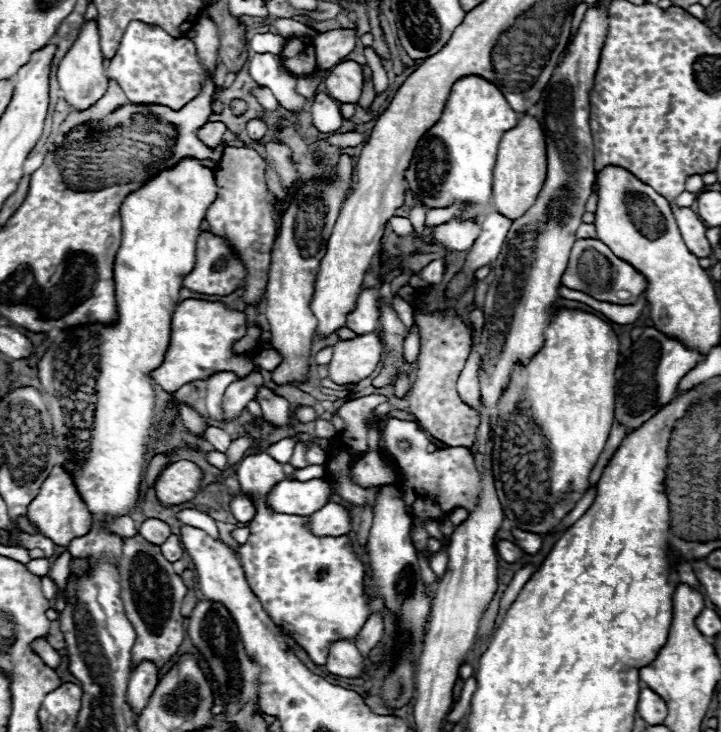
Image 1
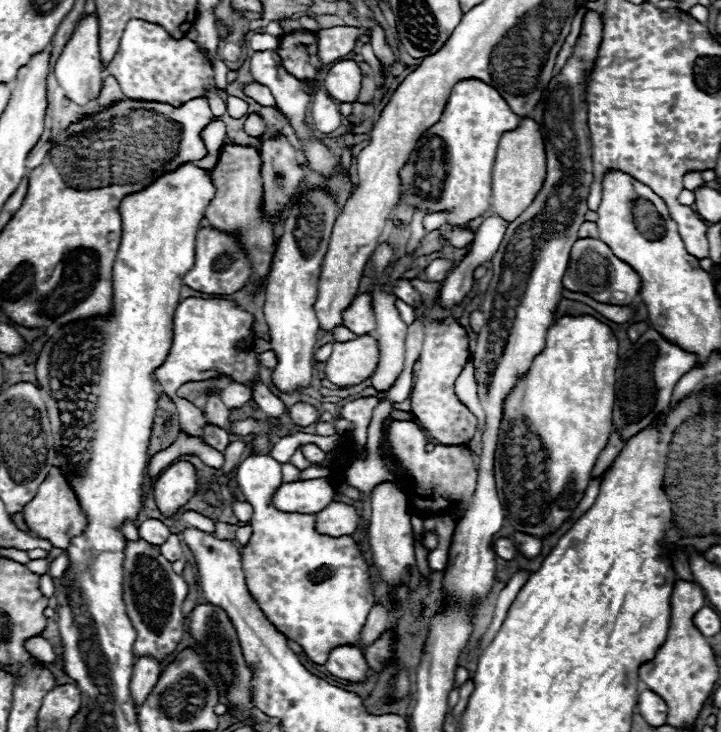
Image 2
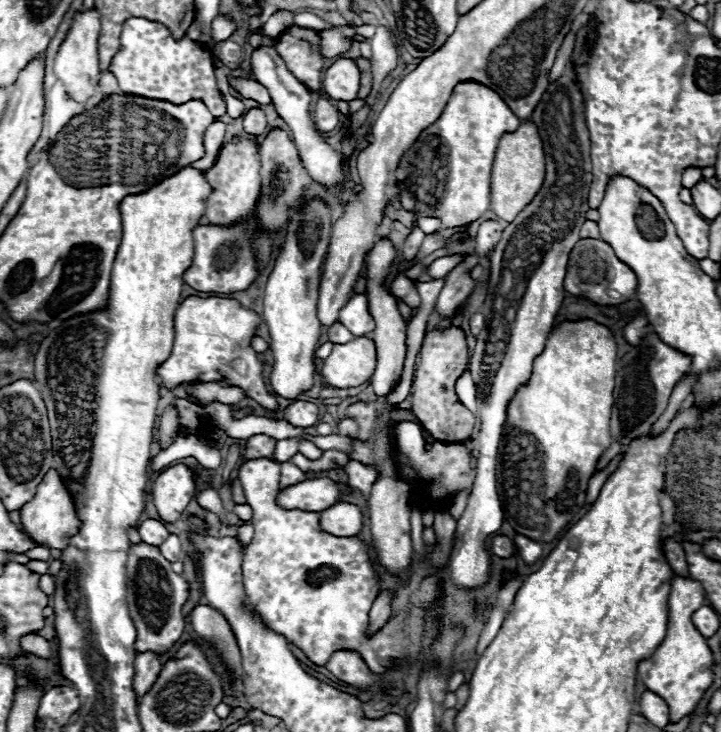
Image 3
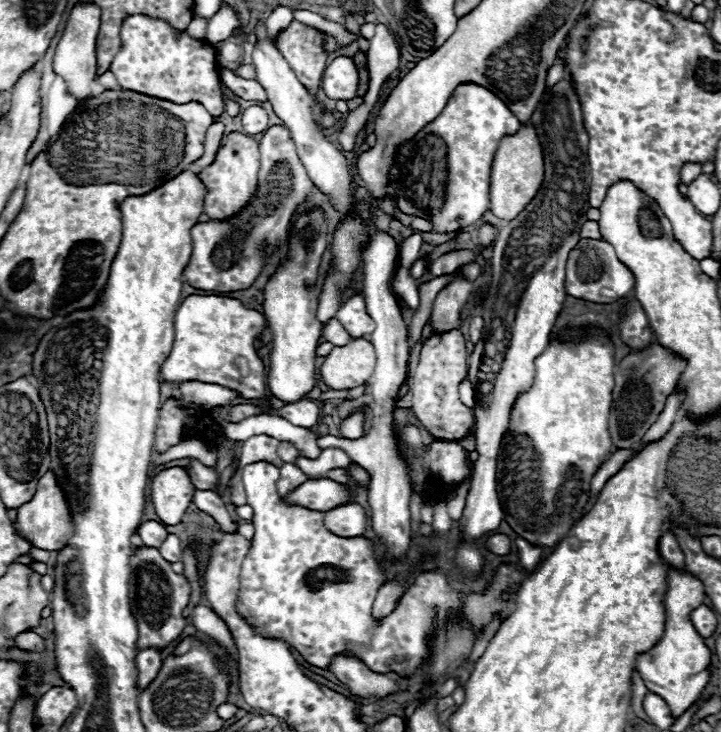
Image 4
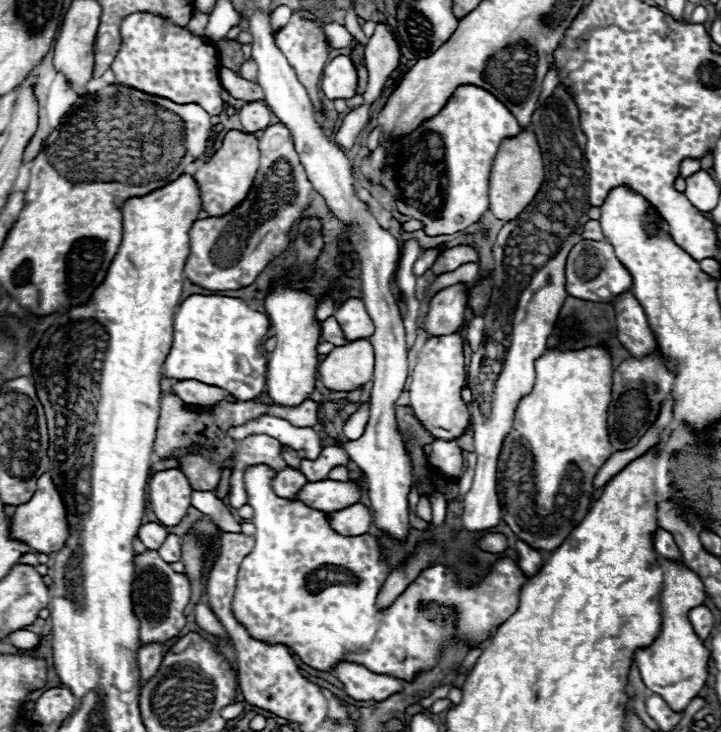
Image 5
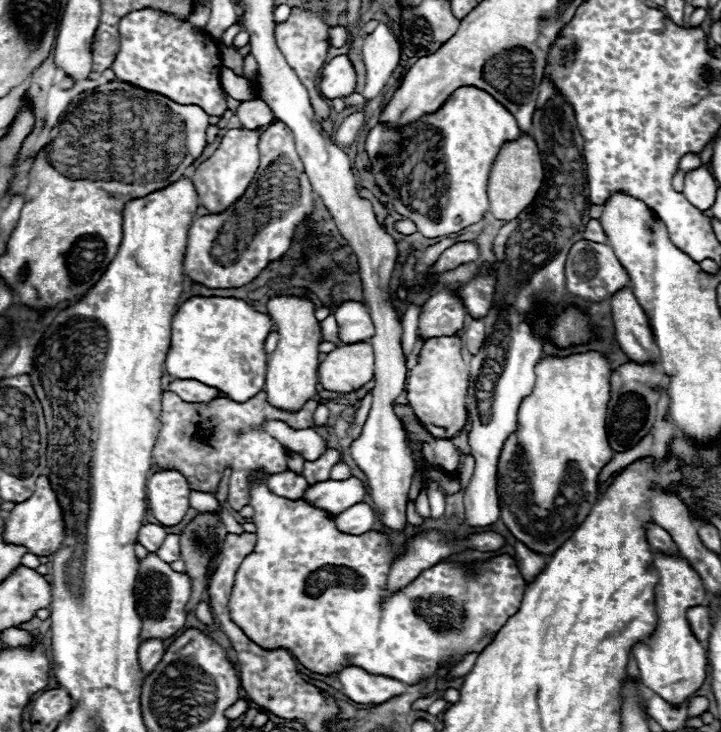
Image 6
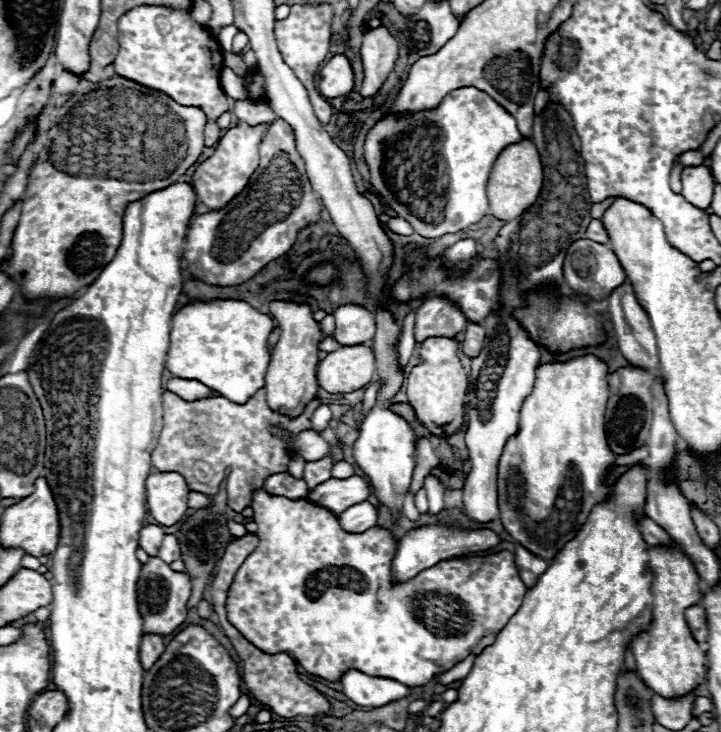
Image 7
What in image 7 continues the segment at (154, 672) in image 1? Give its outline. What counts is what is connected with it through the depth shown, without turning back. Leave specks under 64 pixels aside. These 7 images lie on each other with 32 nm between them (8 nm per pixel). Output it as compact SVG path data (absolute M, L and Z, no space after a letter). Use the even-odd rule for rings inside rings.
M144 634L140 644L140 662L144 670L148 670L164 652L164 640L158 634Z

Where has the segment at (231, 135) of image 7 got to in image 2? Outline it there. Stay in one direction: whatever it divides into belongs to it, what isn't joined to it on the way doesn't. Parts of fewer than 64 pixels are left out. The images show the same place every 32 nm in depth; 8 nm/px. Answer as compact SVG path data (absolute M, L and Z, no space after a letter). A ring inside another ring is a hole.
M224 144L220 150L218 164L210 170L210 180L216 188L214 198L210 200L206 208L206 218L210 226L220 230L240 230L242 244L250 254L252 260L252 284L256 284L260 278L268 274L268 266L274 252L274 232L272 226L262 218L262 176L260 176L262 160L256 148L248 144Z

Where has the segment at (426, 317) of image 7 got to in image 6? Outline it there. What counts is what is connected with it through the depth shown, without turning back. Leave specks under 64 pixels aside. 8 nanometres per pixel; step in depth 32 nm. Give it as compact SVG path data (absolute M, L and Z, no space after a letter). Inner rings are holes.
M442 290L426 300L418 316L418 336L456 336L464 328L466 312L460 298Z

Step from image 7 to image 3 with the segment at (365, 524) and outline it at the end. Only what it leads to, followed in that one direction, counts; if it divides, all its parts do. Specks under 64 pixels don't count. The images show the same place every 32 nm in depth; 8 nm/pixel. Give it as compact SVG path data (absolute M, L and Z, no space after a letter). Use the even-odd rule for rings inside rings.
M334 504L320 514L320 526L334 536L356 536L364 524L364 514L356 504Z

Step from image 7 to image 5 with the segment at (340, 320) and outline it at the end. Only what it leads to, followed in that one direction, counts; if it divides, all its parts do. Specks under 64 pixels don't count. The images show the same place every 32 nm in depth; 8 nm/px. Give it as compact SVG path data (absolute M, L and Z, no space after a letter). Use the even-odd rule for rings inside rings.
M358 298L346 300L336 312L334 312L338 324L342 326L342 334L346 342L354 340L368 340L374 334L374 322L366 312L366 306Z

